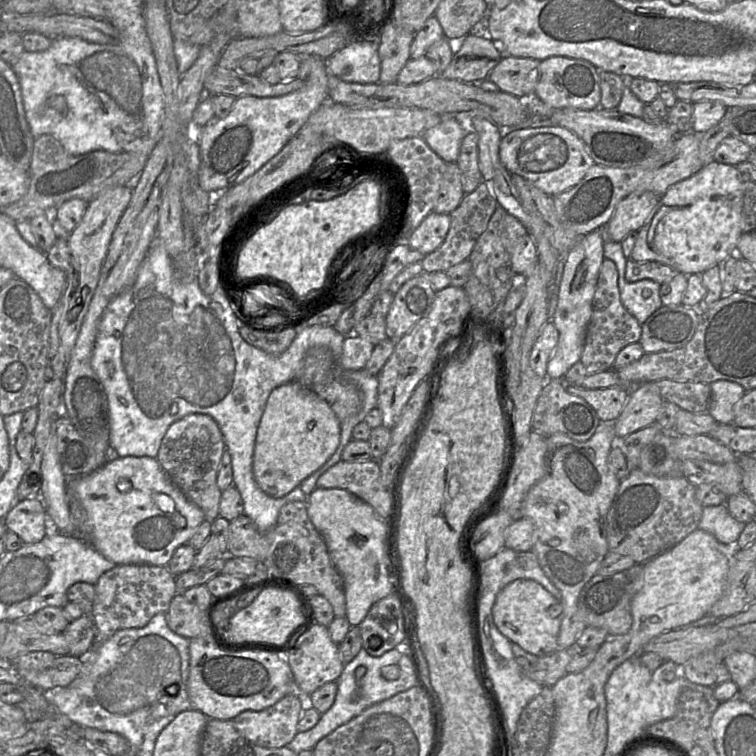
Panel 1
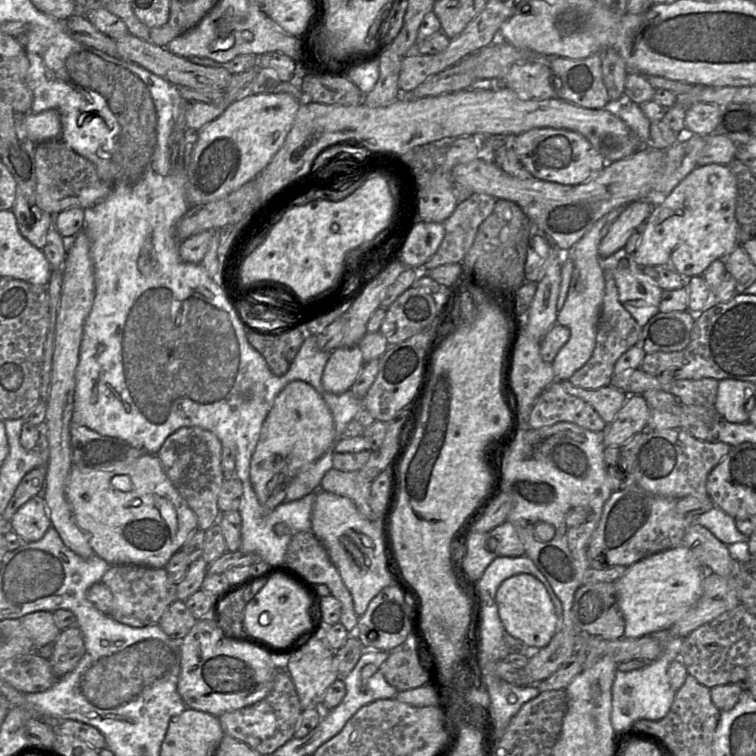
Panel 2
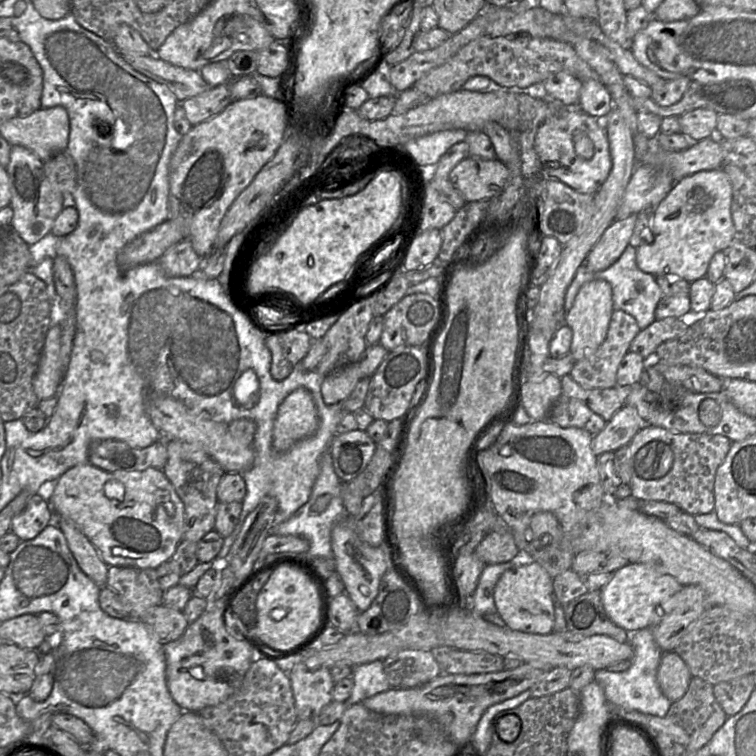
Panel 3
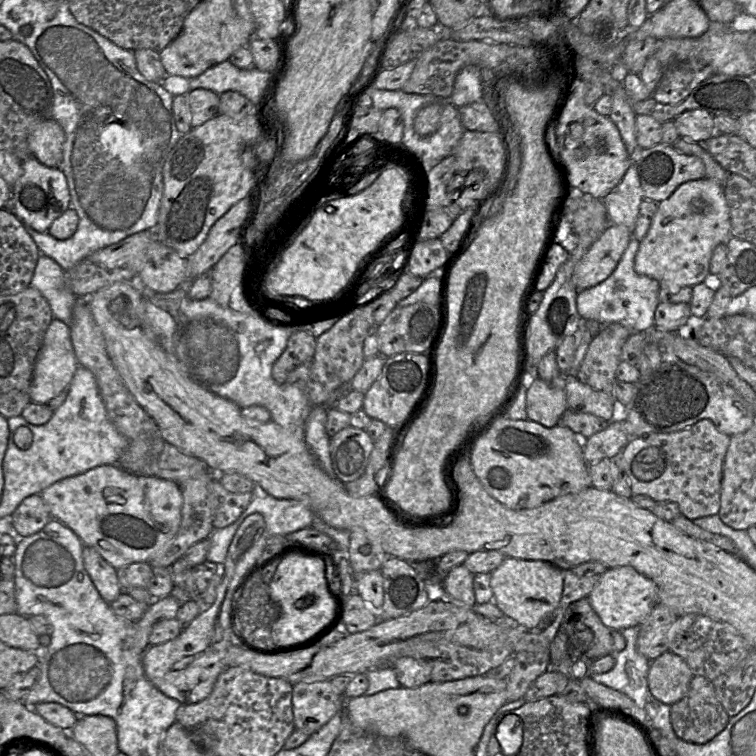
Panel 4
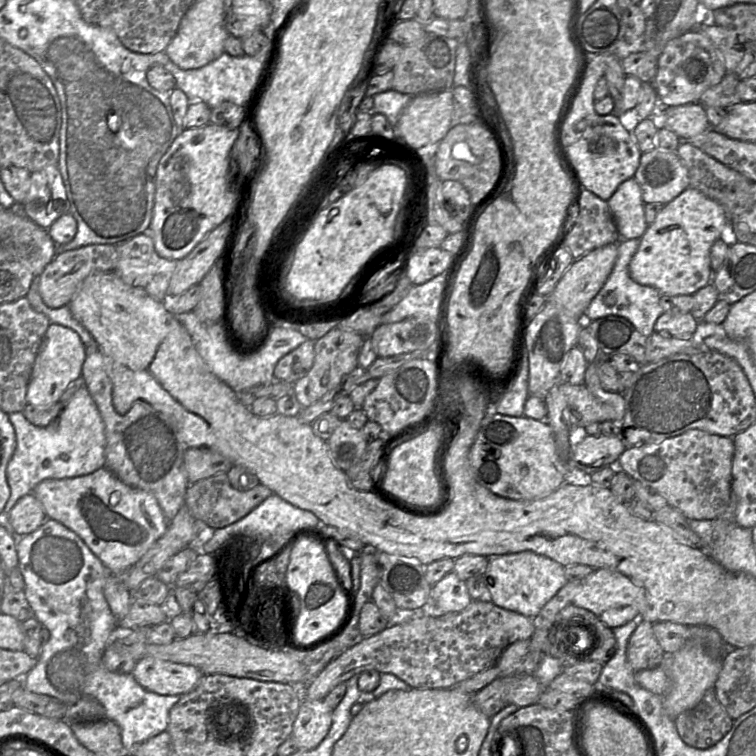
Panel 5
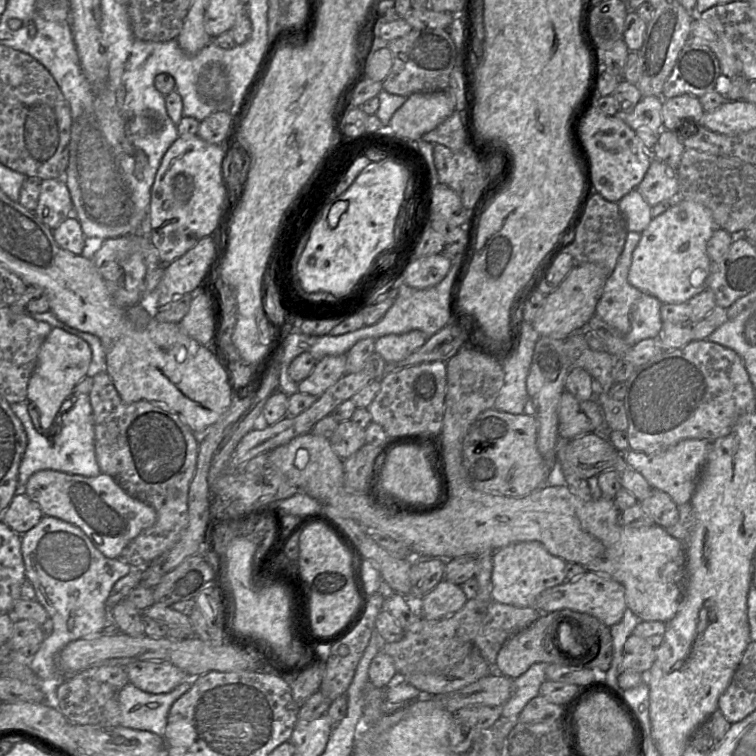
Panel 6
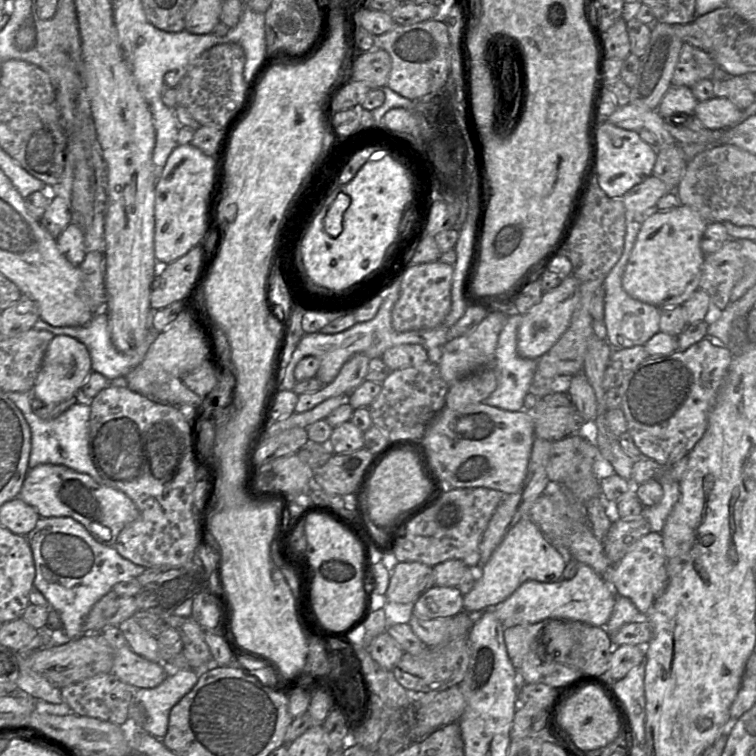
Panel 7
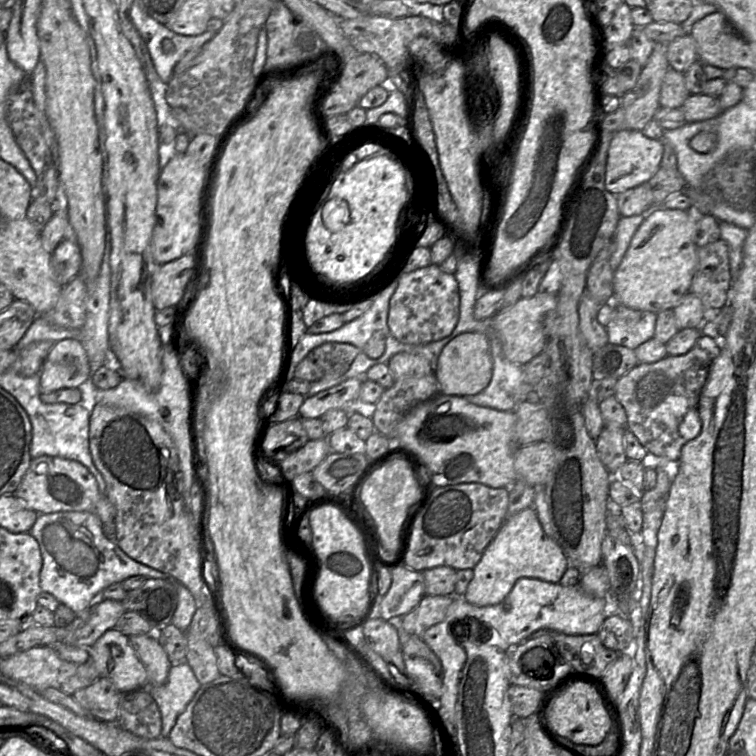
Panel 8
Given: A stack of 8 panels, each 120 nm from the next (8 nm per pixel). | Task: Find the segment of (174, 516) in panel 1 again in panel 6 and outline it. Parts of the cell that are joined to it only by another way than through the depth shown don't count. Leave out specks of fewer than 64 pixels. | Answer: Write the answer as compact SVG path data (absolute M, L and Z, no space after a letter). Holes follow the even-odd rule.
M51 469L40 470L31 475L24 489L18 492L24 492L45 516L59 518L80 528L108 558L119 558L128 543L156 521L153 507L131 497L105 473L86 477Z

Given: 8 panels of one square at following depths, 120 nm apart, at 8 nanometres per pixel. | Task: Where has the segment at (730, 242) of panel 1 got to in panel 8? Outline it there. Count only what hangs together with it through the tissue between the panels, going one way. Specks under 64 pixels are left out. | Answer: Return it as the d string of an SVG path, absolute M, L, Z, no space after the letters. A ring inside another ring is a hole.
M663 206L646 214L613 274L613 295L617 304L658 314L673 309L682 301L689 293L696 272L696 217L693 212Z

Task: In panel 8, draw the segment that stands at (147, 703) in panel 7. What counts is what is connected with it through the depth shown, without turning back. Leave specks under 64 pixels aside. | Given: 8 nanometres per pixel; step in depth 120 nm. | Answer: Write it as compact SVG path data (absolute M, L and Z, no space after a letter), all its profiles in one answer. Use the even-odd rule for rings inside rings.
M188 663L172 666L163 685L148 687L161 712L161 737L169 737L178 716L200 687L201 683Z

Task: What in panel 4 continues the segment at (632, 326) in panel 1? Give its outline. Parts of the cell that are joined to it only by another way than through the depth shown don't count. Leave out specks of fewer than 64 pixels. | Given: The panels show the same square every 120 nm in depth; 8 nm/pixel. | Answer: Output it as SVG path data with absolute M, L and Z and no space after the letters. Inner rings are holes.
M621 323L602 324L602 330L591 341L585 358L577 371L576 377L589 387L613 396L616 370L621 362L622 347L627 339L636 331L629 330Z

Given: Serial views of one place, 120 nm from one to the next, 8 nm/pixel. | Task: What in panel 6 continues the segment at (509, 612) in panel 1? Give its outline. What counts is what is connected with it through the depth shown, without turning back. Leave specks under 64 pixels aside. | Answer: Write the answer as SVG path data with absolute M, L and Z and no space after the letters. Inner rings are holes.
M537 541L519 542L503 547L493 553L492 600L518 607L534 607L540 593L566 581L566 563L550 554Z

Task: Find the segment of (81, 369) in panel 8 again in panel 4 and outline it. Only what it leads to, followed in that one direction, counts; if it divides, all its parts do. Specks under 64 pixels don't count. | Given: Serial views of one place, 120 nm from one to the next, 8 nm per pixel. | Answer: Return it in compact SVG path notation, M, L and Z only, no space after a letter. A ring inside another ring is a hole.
M54 318L44 335L35 361L30 386L31 402L48 404L52 398L68 388L78 366L79 363L71 341L70 324L65 324L63 321Z

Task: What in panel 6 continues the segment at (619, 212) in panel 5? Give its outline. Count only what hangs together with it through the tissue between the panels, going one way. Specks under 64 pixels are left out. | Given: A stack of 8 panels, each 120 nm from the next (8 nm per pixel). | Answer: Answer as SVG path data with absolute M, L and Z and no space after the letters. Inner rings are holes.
M637 189L626 194L618 206L628 231L642 233L652 220L651 206Z

